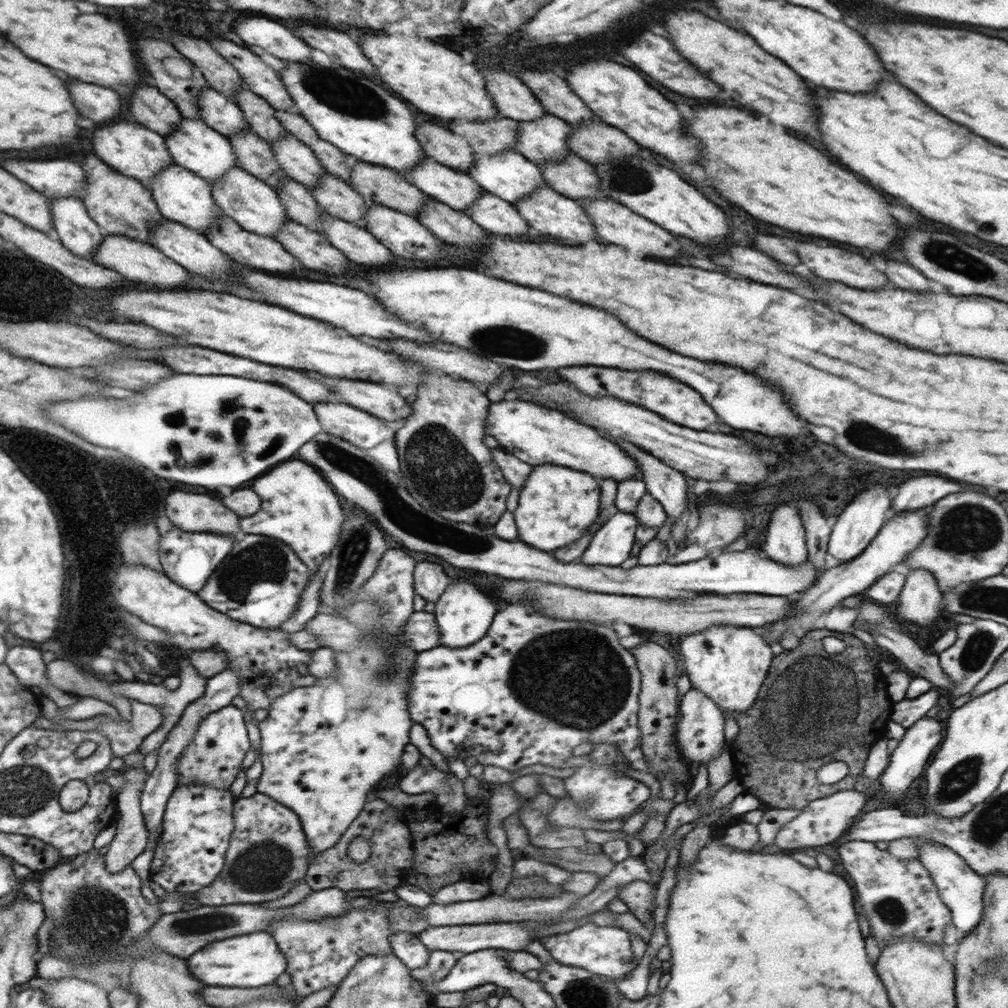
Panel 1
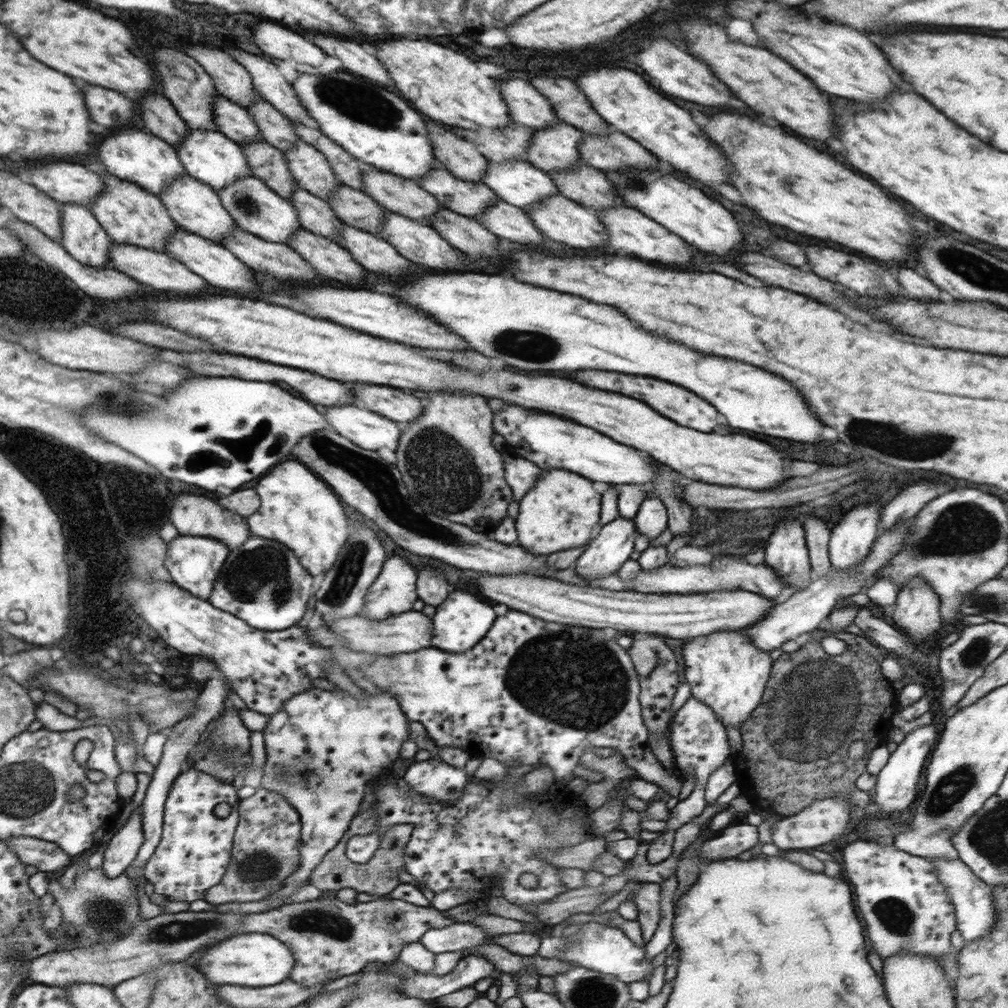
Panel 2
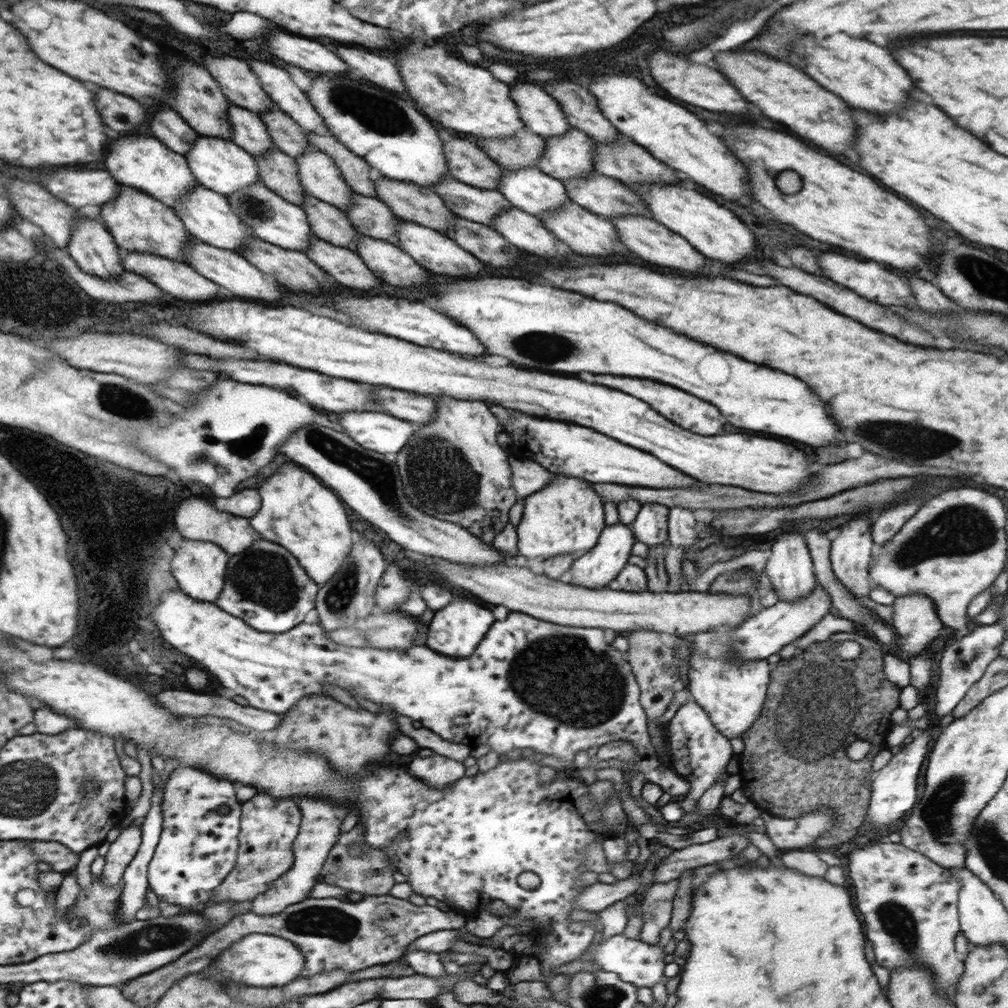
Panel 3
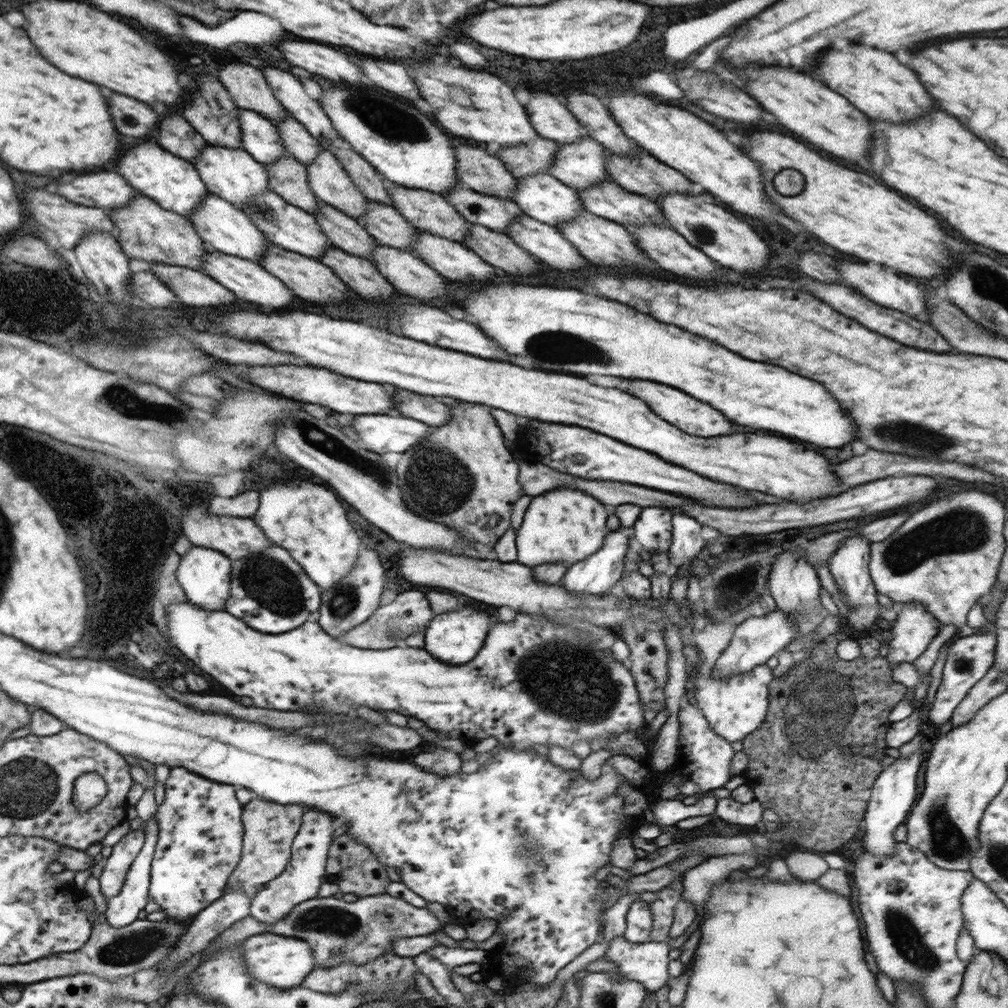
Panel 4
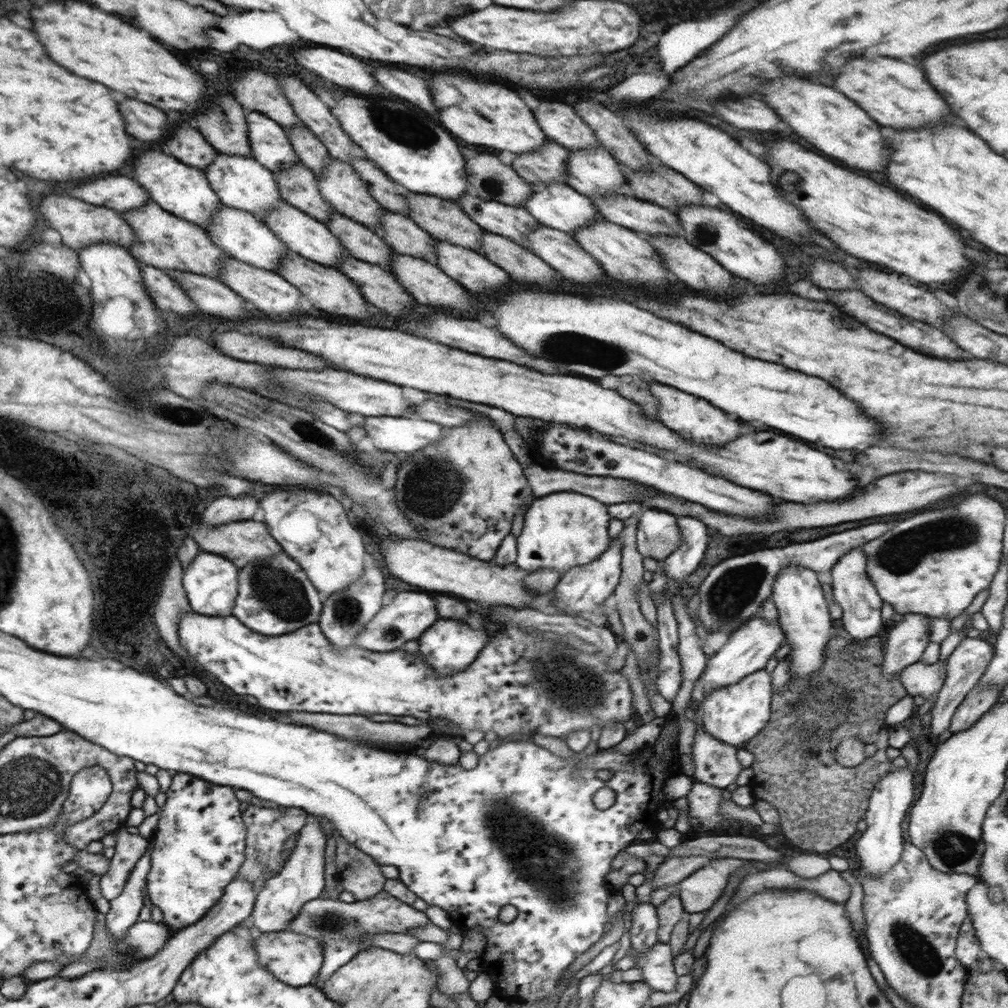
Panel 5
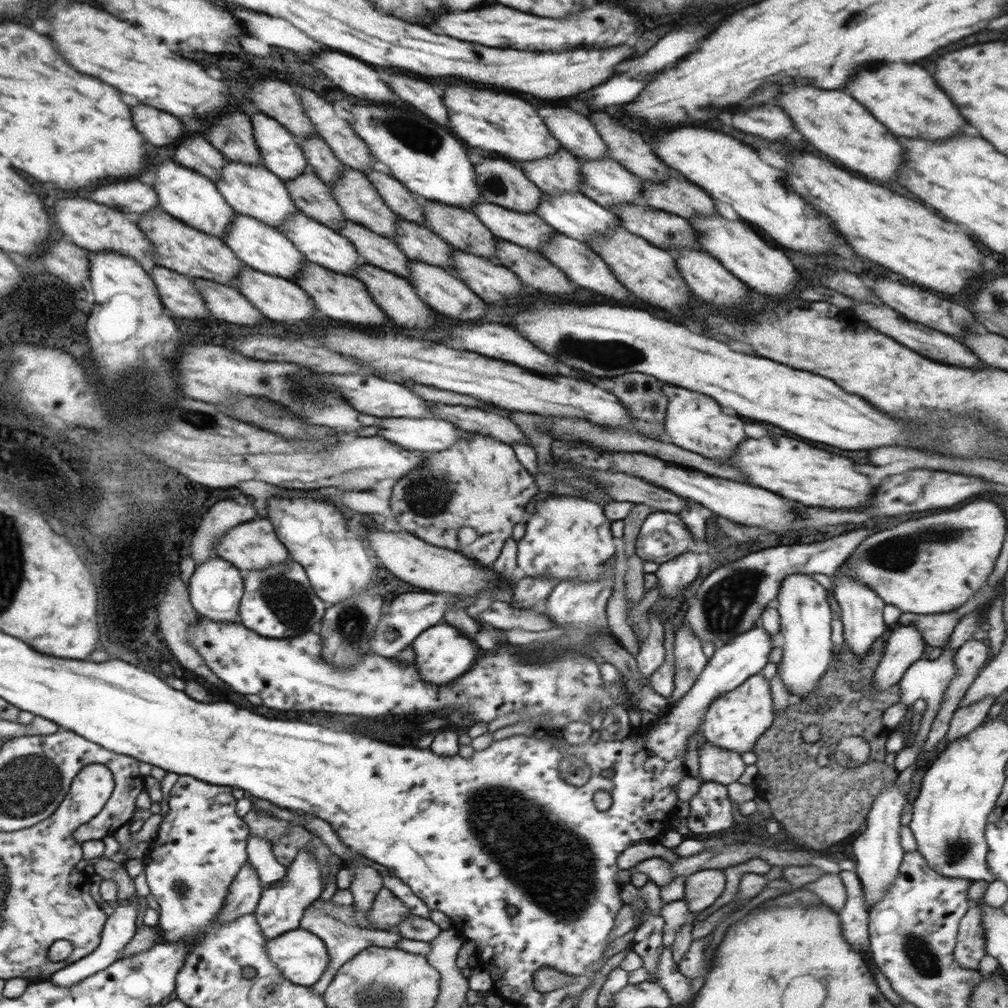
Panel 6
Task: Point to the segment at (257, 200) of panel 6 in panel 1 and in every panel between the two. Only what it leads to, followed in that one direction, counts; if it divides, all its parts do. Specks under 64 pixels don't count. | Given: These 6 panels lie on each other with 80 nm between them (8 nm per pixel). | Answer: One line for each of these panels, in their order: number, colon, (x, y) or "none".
1: (197, 147)
2: (210, 156)
3: (218, 164)
4: (235, 175)
5: (241, 182)

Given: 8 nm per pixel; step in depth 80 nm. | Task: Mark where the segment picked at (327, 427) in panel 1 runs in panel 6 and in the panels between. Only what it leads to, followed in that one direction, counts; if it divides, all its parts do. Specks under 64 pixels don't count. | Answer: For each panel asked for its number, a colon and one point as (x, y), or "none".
2: (370, 431)
3: (379, 432)
4: (390, 433)
5: (405, 433)
6: (424, 434)

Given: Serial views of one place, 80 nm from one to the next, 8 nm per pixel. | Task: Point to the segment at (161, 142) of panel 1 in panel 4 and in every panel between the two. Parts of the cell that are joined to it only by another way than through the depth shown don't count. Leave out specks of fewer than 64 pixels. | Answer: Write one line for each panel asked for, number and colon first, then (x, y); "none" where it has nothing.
2: (150, 162)
3: (144, 163)
4: (174, 183)

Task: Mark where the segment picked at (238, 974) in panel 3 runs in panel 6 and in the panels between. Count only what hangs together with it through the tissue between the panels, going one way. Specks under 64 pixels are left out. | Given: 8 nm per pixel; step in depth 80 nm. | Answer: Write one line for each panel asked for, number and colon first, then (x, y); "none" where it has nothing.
4: (284, 962)
5: (294, 959)
6: (300, 956)

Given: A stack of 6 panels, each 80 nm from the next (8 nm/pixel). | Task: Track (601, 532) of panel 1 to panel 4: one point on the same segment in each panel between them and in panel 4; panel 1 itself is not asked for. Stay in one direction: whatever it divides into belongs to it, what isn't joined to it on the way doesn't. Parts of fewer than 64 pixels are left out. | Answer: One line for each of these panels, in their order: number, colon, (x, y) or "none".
2: (607, 552)
3: (597, 568)
4: (598, 574)

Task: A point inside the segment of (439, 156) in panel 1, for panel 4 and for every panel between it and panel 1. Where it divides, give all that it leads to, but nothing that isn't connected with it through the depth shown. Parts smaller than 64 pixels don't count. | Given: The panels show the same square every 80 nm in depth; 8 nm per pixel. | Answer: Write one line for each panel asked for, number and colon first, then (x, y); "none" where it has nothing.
2: (461, 157)
3: (467, 163)
4: (478, 170)

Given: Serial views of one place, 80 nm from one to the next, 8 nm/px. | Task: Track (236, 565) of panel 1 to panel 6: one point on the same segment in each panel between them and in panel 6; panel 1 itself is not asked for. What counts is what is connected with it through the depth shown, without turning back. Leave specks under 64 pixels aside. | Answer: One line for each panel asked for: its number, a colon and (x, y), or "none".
2: (262, 582)
3: (265, 585)
4: (270, 592)
5: (275, 597)
6: (279, 602)

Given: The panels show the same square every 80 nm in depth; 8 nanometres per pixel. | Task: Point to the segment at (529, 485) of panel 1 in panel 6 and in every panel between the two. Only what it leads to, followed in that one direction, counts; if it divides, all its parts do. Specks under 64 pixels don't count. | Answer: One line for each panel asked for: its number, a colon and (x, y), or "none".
2: (559, 513)
3: (566, 516)
4: (564, 525)
5: (565, 529)
6: (567, 537)

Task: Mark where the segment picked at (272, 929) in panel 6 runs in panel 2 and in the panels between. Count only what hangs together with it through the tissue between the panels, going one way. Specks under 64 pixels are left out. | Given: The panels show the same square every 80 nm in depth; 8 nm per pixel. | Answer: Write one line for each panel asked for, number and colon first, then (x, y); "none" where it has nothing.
2: (344, 743)
3: (321, 818)
4: (305, 874)
5: (301, 879)

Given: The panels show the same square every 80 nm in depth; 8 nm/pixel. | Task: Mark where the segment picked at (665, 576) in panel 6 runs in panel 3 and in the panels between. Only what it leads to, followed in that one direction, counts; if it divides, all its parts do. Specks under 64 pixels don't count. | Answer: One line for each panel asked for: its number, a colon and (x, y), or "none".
3: (682, 527)
4: (686, 543)
5: (684, 560)

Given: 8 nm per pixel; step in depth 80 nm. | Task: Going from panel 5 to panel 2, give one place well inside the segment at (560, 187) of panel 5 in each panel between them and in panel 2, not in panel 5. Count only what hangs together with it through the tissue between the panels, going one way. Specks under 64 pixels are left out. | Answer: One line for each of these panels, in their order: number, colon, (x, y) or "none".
2: (516, 181)
3: (529, 189)
4: (541, 196)

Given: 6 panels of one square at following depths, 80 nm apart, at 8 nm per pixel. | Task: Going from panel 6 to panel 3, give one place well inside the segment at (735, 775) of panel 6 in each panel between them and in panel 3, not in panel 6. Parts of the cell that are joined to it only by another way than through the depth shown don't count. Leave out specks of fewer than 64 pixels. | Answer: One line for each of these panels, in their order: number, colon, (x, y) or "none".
3: (700, 754)
4: (704, 758)
5: (715, 763)

